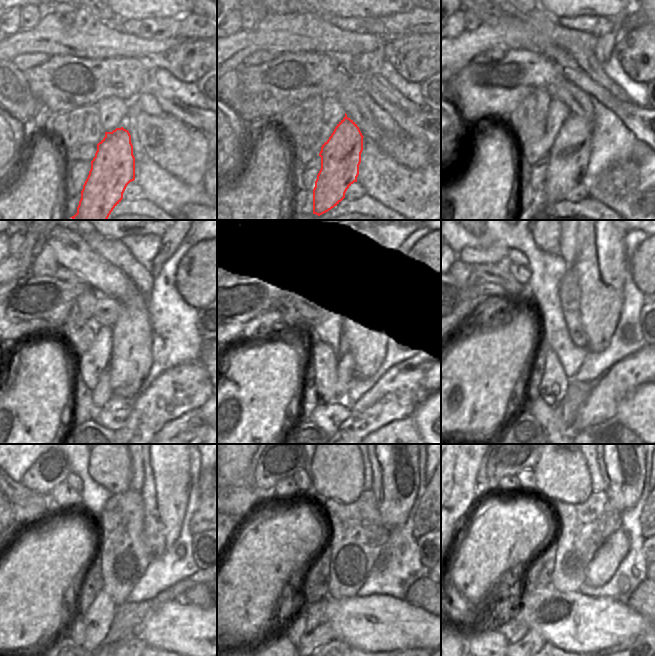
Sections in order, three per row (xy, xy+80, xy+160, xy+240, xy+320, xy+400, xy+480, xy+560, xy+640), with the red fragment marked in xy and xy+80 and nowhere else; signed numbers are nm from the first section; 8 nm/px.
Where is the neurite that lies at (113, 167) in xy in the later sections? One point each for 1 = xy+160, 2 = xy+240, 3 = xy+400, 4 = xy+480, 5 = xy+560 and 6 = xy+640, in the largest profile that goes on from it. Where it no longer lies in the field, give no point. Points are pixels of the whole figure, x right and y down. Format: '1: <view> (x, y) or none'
1: xy+160 (568, 156)
2: xy+240 (130, 361)
3: xy+400 (600, 266)
4: xy+480 (165, 491)
5: xy+560 (395, 464)
6: xy+640 (622, 464)

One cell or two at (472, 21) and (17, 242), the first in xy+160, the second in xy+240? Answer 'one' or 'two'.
one

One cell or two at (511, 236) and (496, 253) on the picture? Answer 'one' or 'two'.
two

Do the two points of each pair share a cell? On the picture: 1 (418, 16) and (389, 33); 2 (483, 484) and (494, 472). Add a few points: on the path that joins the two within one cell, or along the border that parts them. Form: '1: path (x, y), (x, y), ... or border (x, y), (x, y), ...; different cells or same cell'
1: path (411, 21), (396, 26); same cell
2: border (490, 455), (487, 461), (489, 489); different cells

